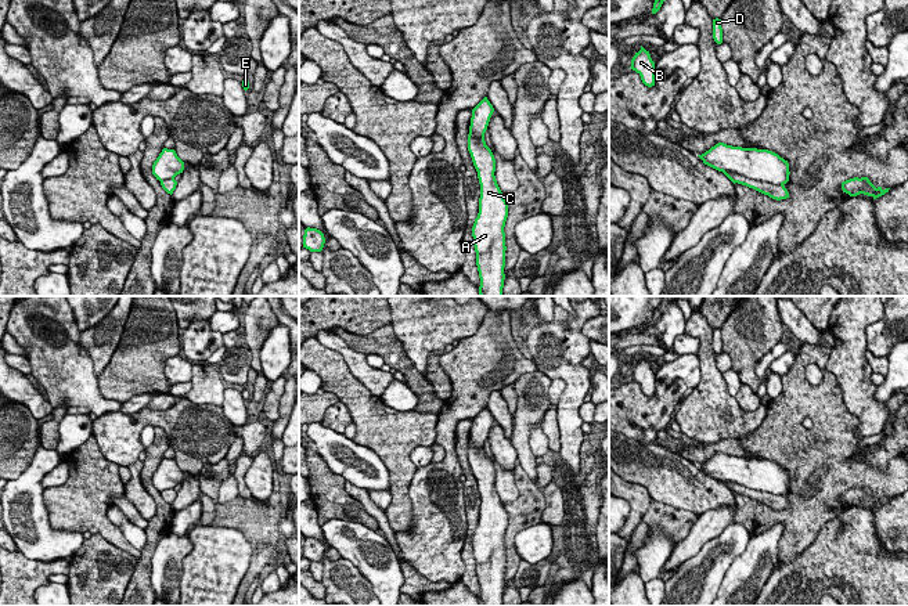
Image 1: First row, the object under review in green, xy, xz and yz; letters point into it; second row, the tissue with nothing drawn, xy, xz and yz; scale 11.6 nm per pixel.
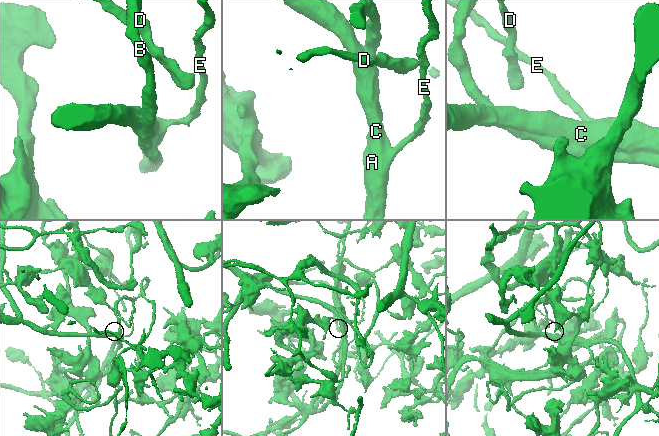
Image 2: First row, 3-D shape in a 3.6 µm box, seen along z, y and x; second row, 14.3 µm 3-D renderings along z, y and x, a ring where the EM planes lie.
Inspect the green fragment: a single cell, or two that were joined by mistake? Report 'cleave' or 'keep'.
cleave

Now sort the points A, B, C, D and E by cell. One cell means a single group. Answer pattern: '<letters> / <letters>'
A C D E / B

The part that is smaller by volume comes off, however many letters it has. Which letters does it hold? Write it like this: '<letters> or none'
B

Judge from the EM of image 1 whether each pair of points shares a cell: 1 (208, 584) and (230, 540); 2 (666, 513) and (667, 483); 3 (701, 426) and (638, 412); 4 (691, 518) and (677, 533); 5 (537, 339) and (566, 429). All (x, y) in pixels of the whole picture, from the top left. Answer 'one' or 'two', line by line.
1: one
2: two
3: two
4: one
5: one

